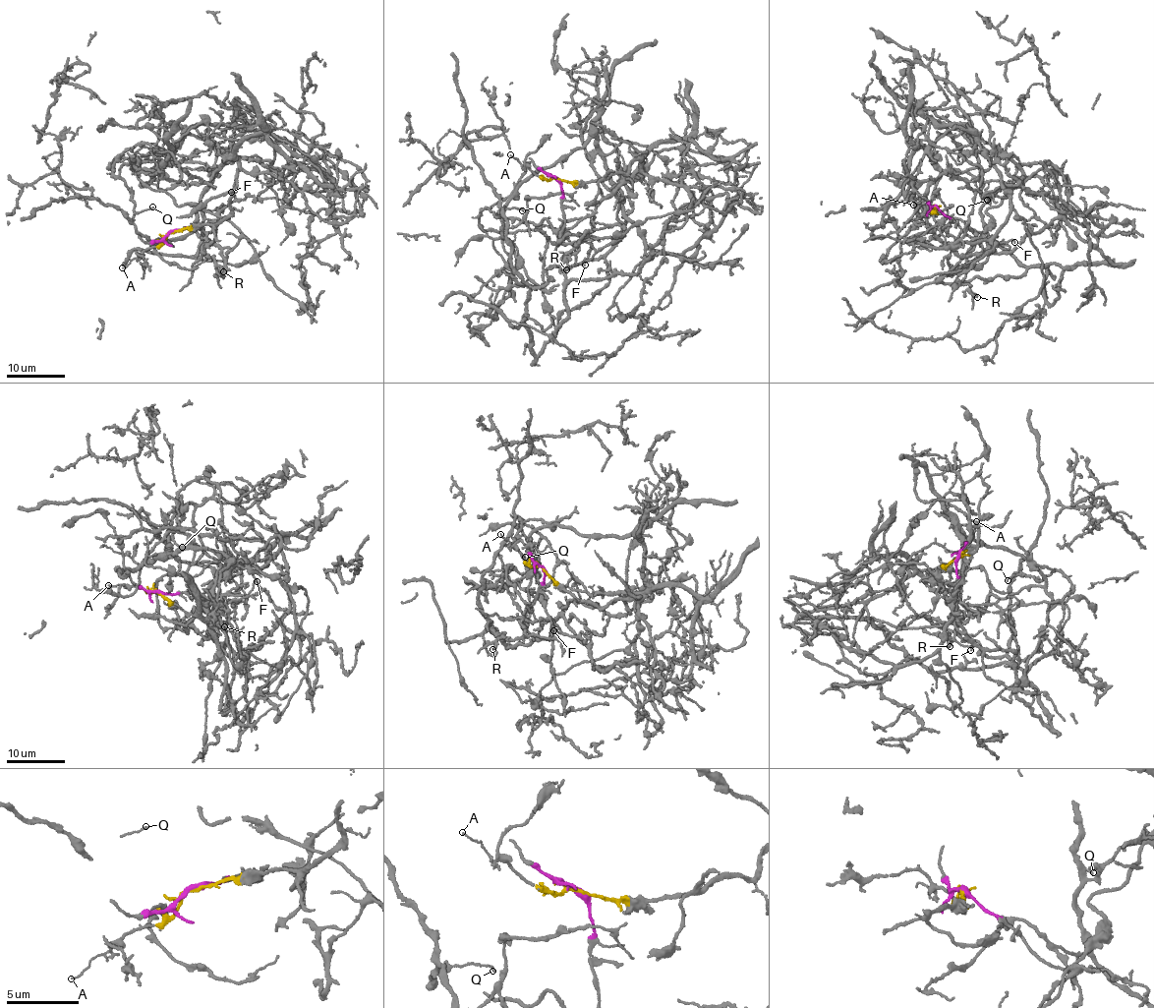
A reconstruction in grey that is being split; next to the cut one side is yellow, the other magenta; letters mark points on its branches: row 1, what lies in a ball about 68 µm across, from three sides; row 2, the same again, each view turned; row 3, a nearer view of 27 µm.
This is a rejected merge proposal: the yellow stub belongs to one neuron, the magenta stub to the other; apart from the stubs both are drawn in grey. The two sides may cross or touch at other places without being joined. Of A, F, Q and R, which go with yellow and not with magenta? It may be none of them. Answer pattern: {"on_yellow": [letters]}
{"on_yellow": ["A"]}

